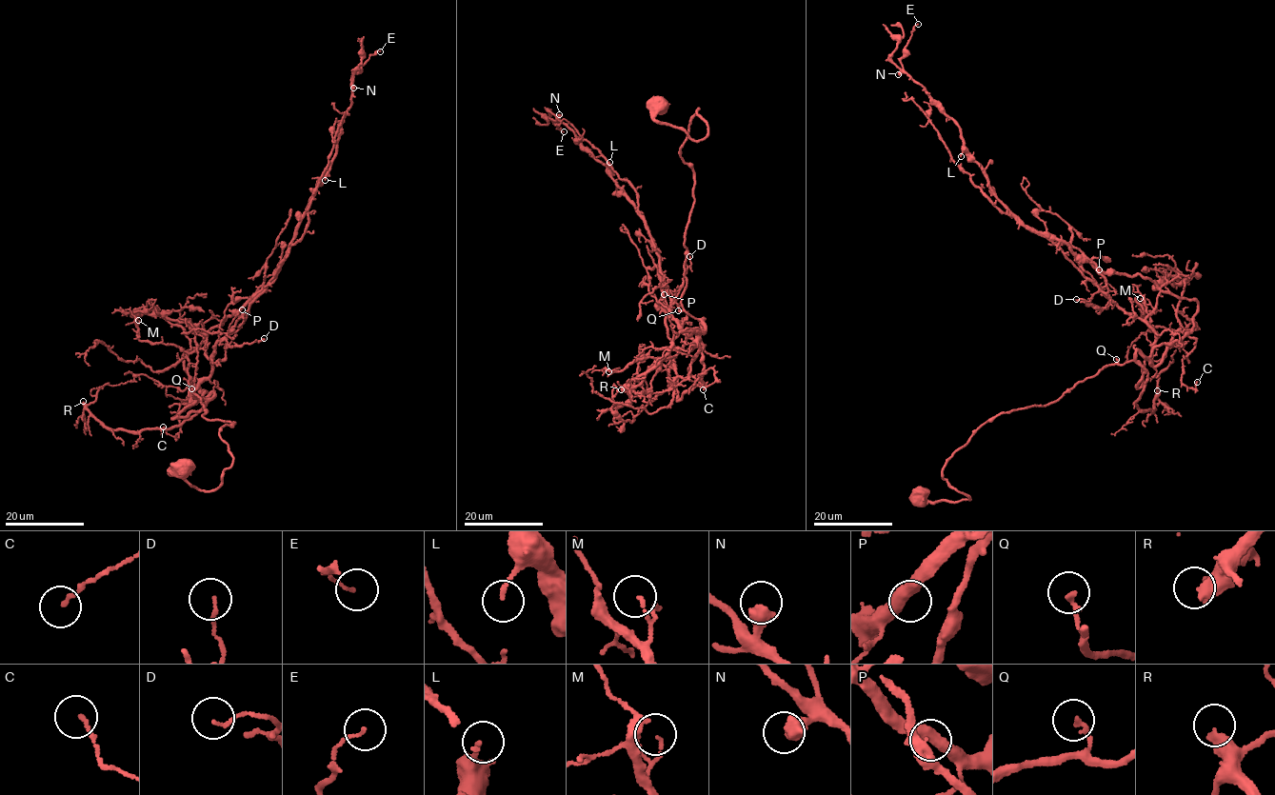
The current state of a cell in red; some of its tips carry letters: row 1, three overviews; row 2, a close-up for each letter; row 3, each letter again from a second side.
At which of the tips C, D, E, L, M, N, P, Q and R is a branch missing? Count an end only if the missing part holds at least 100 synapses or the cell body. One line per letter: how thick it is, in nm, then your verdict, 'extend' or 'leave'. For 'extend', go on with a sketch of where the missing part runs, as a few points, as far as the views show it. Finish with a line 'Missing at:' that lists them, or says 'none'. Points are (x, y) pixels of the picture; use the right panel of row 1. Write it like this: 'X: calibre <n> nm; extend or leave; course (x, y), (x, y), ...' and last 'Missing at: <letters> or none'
C: calibre 120 nm; leave
D: calibre 110 nm; leave
E: calibre 90 nm; leave
L: calibre 140 nm; leave
M: calibre 100 nm; leave
N: calibre 550 nm; leave
P: calibre 400 nm; leave
Q: calibre 160 nm; leave
R: calibre 460 nm; extend; course (1157, 390), (1143, 392), (1146, 372), (1138, 364), (1131, 347), (1139, 342), (1141, 330), (1146, 323)
Missing at: R

